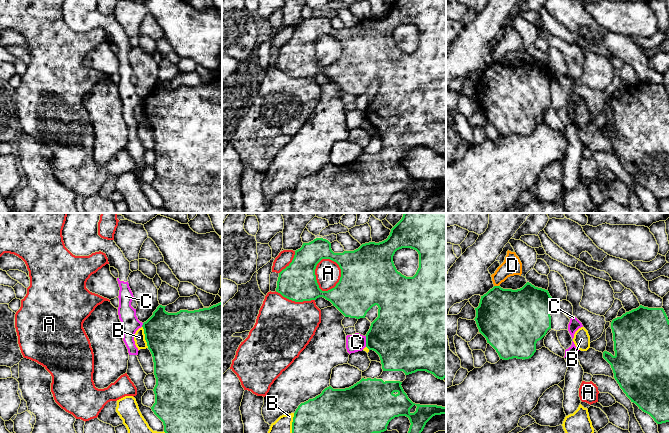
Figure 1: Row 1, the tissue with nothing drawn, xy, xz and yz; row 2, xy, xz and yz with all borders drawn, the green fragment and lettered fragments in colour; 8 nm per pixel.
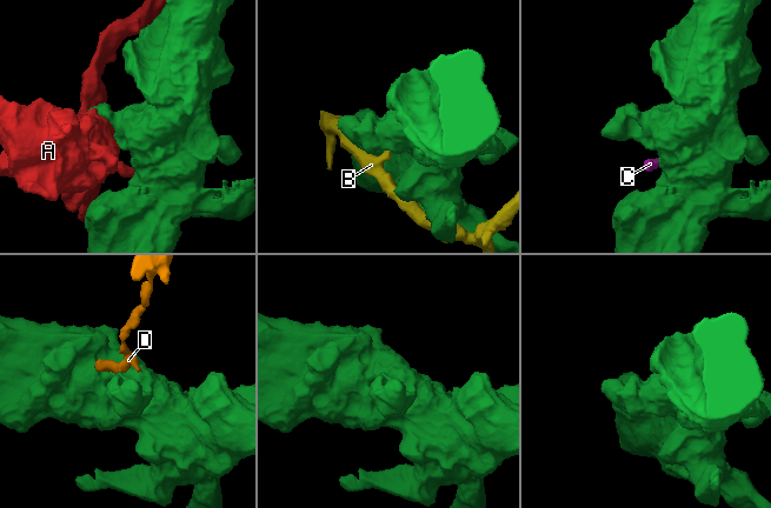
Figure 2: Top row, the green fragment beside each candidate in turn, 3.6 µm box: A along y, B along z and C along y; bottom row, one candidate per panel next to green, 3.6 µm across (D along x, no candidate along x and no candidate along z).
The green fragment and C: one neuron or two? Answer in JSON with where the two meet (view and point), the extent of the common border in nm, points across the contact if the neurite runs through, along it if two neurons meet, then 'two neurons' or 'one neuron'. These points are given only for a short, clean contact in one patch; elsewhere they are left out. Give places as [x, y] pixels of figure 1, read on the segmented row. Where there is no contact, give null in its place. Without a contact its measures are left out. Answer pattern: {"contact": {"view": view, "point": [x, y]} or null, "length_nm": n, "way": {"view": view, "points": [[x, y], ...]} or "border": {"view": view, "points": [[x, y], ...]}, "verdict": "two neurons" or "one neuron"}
{"contact": {"view": "xz", "point": [366, 341]}, "length_nm": 90, "border": {"view": "xz", "points": [[365, 336], [366, 346]]}, "verdict": "two neurons"}

